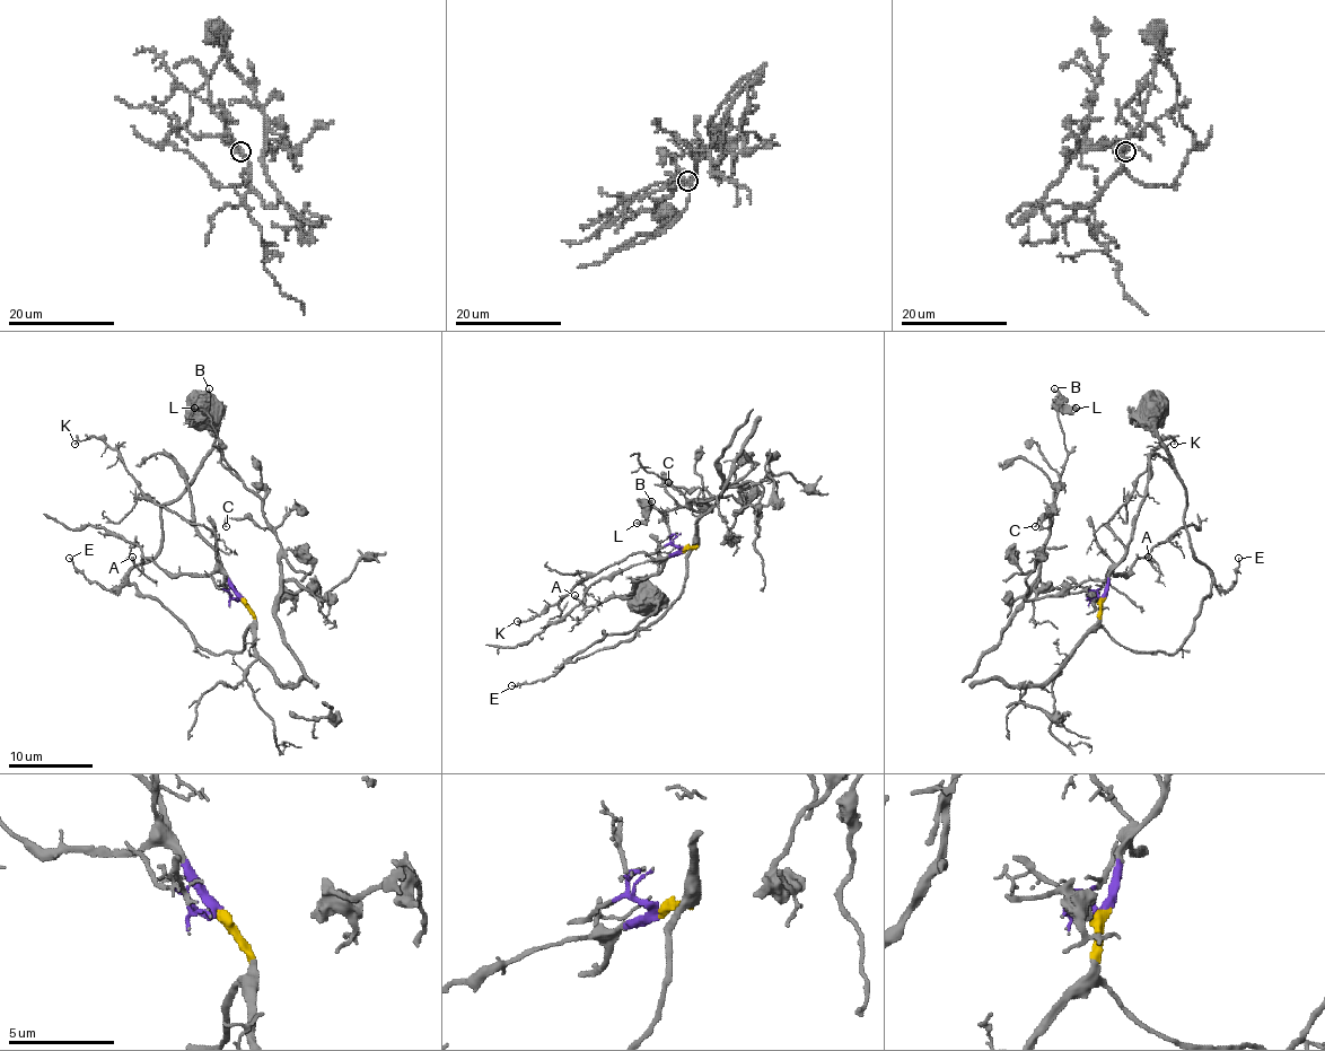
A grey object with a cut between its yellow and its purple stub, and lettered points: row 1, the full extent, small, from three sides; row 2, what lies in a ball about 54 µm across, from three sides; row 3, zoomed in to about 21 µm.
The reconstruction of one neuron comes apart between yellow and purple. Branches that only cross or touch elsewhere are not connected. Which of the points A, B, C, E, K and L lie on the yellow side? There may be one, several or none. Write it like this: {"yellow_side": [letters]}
{"yellow_side": ["B", "C", "E", "L"]}

